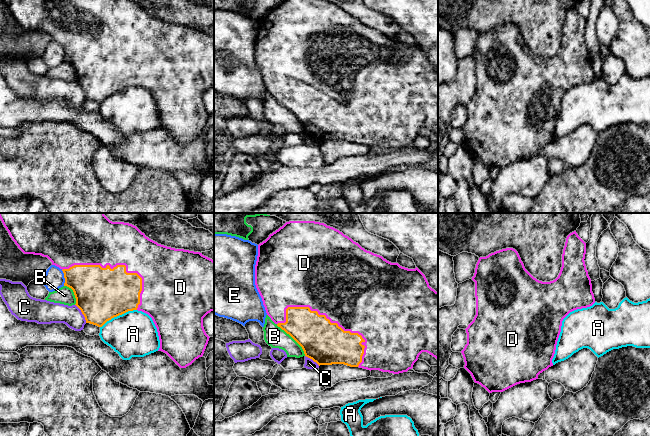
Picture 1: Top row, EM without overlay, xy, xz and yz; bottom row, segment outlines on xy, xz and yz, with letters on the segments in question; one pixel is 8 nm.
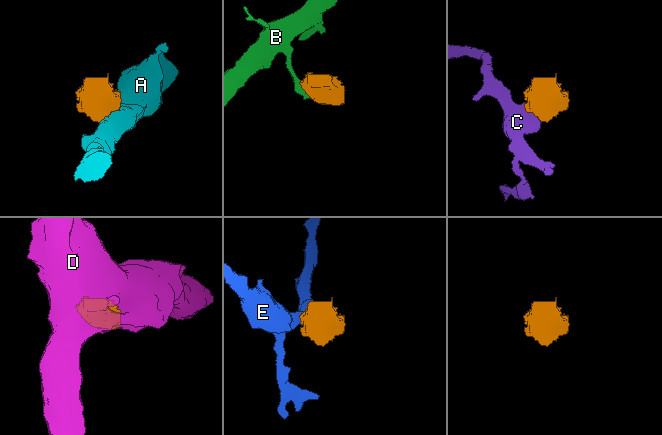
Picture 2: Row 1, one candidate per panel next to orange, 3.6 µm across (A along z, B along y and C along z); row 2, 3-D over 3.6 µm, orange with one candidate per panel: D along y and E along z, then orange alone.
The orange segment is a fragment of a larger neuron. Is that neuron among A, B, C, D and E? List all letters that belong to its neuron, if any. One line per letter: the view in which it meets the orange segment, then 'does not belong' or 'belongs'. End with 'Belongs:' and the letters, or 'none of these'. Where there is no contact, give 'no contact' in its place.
A: contact in xy; does not belong
B: contact in xz; does not belong
C: contact in xy; does not belong
D: contact in xz; belongs
E: contact in xy; does not belong
Belongs: D

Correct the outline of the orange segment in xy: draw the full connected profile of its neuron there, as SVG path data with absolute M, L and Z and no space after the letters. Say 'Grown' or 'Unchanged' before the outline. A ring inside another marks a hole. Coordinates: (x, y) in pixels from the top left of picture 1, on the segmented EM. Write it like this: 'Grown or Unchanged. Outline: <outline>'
Grown. Outline: M0 213L0 219L10 237L24 254L34 254L47 257L52 265L59 267L65 278L64 286L71 288L76 298L76 306L81 310L86 323L102 327L107 321L128 311L138 310L148 314L158 332L160 348L180 368L186 368L196 359L202 357L209 341L203 327L203 318L214 311L214 261L200 252L167 247L149 239L136 226L124 222L112 222L104 213Z

